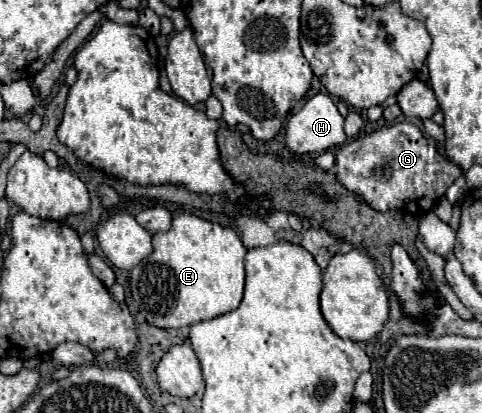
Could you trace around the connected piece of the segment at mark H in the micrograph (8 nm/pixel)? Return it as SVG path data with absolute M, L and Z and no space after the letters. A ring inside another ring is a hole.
M328 93L314 95L298 113L294 113L286 123L286 145L294 153L320 153L338 147L346 141L344 117L338 113L334 101Z

